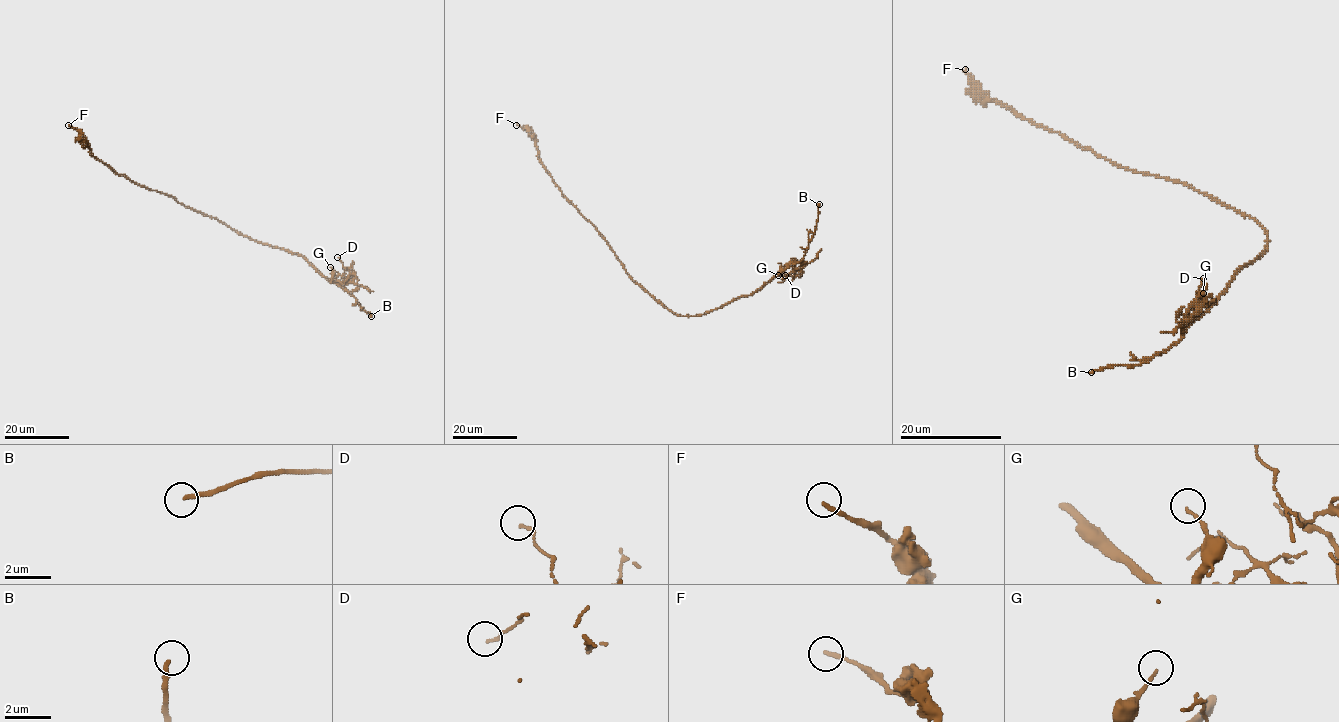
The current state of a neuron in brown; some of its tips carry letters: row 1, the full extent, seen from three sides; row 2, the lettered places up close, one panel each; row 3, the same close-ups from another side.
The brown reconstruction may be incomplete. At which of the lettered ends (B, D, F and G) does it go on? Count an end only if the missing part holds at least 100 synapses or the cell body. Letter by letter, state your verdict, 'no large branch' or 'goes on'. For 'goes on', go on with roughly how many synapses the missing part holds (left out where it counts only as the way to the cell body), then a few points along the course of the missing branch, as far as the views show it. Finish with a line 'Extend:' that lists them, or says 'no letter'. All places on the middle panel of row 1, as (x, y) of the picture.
B: goes on
D: no large branch
F: no large branch
G: no large branch
Extend: B

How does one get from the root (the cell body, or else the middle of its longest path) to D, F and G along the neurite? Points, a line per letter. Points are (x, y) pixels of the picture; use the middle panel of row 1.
D: (656, 299), (680, 315), (700, 315), (753, 294), (791, 265), (801, 269), (797, 276), (793, 271), (785, 275)
F: (656, 299), (627, 273), (604, 238), (554, 182), (538, 155), (534, 134), (516, 125)
G: (656, 299), (680, 315), (700, 315), (753, 294), (791, 264), (786, 264), (778, 275)

